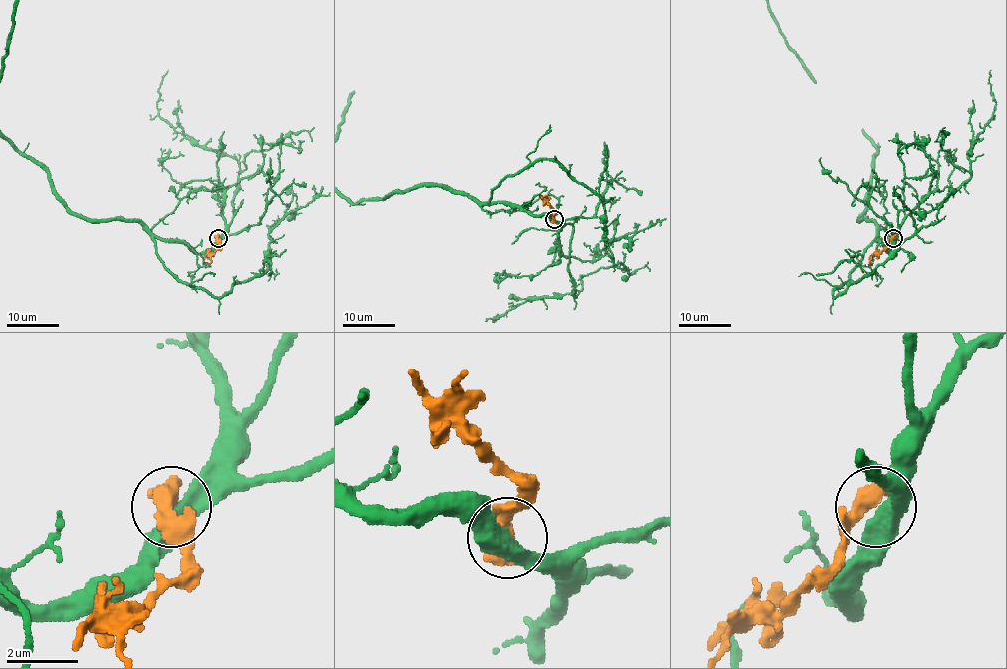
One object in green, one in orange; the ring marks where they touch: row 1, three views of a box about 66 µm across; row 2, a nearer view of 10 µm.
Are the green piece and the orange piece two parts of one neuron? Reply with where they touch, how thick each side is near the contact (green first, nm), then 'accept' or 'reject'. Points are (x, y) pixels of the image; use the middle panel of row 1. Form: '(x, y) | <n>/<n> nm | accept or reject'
(554, 219) | 480/650 nm | reject

